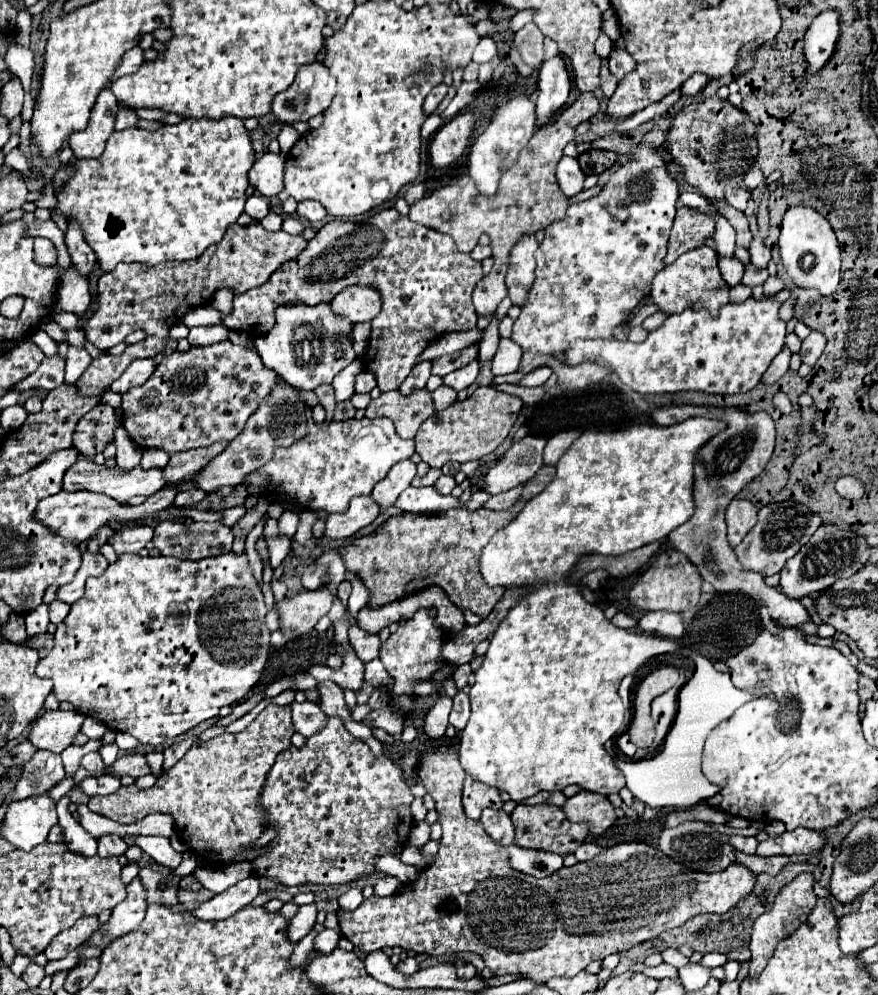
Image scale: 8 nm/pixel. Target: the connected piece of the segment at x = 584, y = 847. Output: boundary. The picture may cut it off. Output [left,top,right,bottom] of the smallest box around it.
[575,842,603,862]

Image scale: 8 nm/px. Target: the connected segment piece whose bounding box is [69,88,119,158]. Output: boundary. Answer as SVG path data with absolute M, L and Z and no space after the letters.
M101 90L89 118L89 126L83 132L69 136L69 146L77 158L99 158L105 150L107 138L113 134L115 116L119 112L119 102L113 98L111 90Z

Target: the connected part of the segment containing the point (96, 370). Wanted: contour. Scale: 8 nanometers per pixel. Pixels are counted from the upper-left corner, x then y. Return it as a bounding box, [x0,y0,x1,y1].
[77,350,135,396]

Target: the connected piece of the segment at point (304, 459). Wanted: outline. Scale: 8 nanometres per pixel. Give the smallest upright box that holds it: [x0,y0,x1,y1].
[257,408,415,514]

